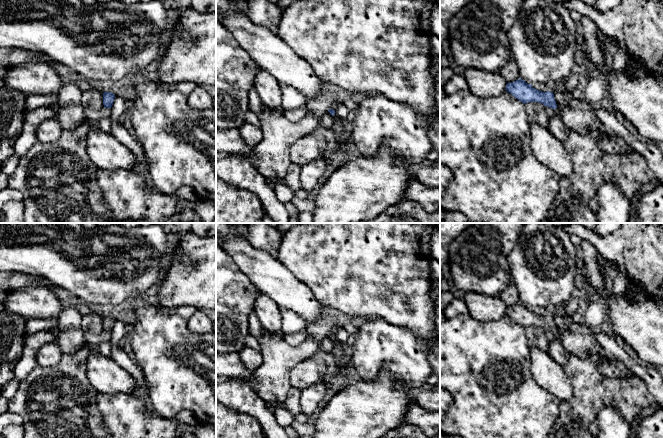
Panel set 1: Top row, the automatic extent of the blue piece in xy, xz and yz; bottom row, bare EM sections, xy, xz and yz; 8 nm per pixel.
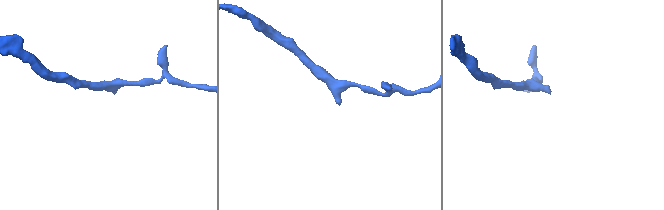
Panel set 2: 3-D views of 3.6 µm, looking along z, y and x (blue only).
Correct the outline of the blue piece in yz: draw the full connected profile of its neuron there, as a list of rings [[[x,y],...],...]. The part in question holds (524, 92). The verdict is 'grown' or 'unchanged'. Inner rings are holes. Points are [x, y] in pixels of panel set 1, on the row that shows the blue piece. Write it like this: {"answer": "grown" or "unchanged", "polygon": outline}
{"answer": "unchanged", "polygon": [[[521,78],[514,82],[507,83],[505,90],[524,104],[538,102],[552,109],[557,108],[553,92],[539,91],[533,88],[531,84],[527,84]]]}

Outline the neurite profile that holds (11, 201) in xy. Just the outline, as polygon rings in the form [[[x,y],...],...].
[[[13,188],[0,191],[0,223],[24,223],[24,196]]]

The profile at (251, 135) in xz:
[[[244,123],[240,128],[240,135],[242,141],[251,147],[255,147],[258,143],[261,142],[263,138],[263,133],[261,128],[256,127],[249,123]]]

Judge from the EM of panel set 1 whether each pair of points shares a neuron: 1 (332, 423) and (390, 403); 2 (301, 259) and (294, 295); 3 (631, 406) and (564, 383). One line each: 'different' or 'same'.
1: same
2: different
3: different

